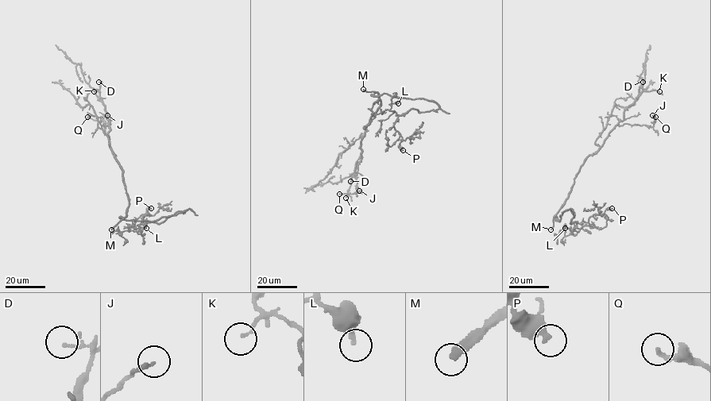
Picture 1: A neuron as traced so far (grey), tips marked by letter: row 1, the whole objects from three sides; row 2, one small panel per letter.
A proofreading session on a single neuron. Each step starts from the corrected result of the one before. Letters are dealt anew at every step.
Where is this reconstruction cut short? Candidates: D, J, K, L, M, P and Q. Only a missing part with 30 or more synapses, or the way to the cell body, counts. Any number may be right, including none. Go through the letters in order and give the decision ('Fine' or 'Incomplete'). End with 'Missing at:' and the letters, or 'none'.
D: Fine
J: Fine
K: Fine
L: Fine
M: Incomplete
P: Fine
Q: Fine
Missing at: M

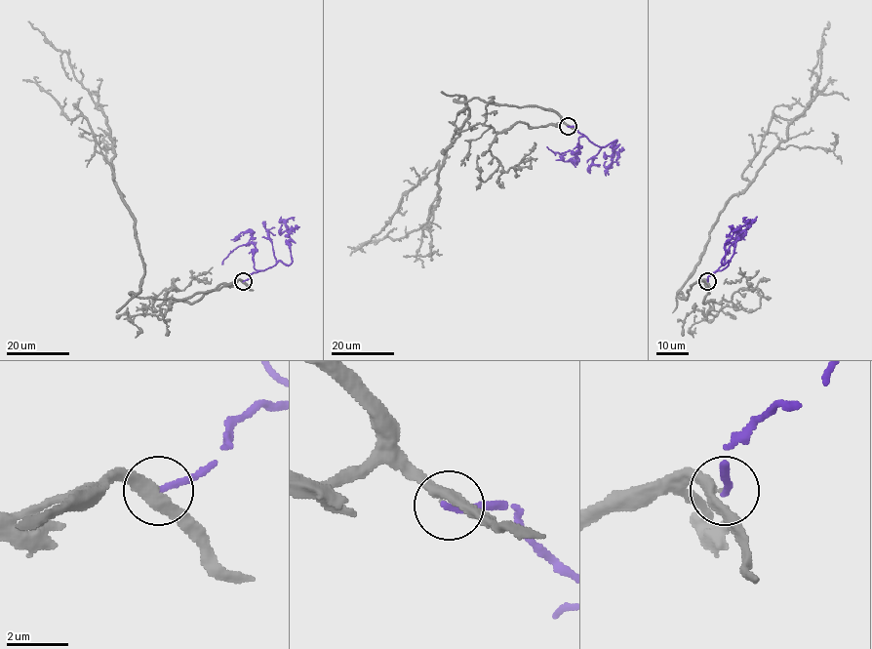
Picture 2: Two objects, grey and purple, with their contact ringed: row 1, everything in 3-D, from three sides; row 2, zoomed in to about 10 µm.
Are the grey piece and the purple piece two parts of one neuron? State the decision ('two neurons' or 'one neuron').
two neurons

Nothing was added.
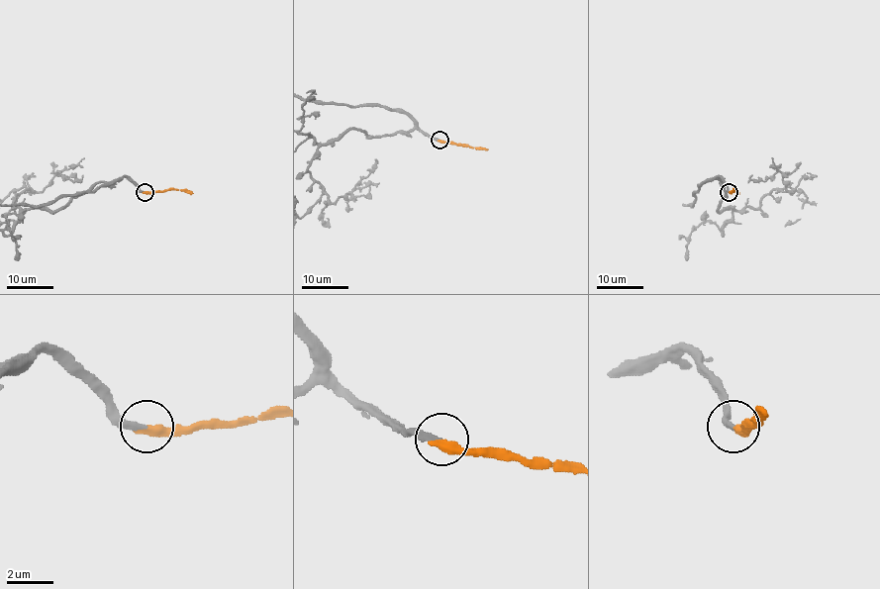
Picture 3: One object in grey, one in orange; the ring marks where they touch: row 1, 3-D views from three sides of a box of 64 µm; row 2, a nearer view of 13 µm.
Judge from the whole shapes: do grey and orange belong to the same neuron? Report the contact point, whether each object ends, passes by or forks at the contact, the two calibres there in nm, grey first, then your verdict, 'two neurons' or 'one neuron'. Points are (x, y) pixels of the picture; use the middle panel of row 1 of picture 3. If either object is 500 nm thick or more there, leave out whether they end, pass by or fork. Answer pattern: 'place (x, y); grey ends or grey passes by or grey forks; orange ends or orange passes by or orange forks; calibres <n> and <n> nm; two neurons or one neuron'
place (440, 140); grey ends; orange ends; calibres 200 and 440 nm; one neuron

